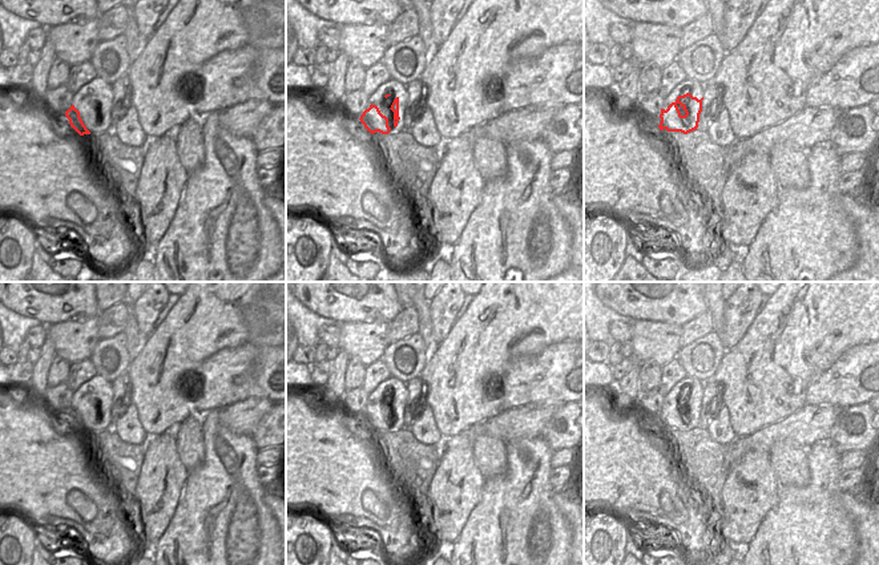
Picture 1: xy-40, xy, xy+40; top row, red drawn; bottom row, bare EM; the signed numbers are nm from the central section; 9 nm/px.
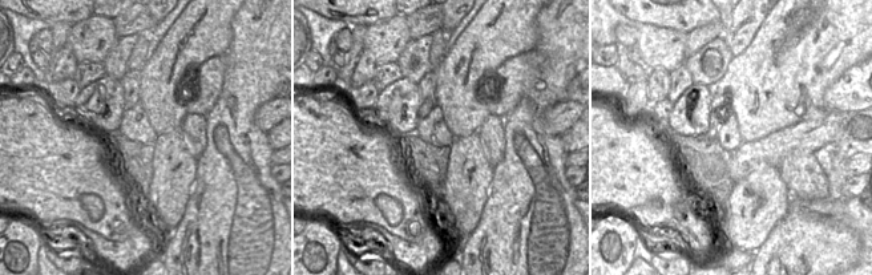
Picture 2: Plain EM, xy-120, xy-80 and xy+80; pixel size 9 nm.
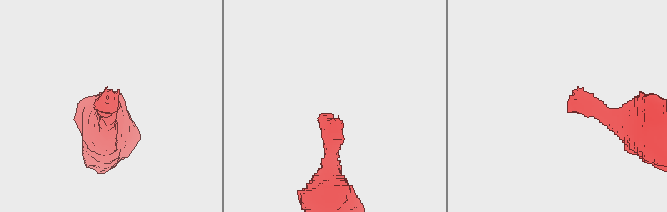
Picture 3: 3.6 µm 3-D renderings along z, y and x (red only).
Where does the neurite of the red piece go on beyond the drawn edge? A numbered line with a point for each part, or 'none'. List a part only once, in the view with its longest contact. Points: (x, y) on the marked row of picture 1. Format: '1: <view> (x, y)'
1: xy+40 (694, 88)

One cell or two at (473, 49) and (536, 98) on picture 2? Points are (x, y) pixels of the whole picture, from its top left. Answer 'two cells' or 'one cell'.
two cells

